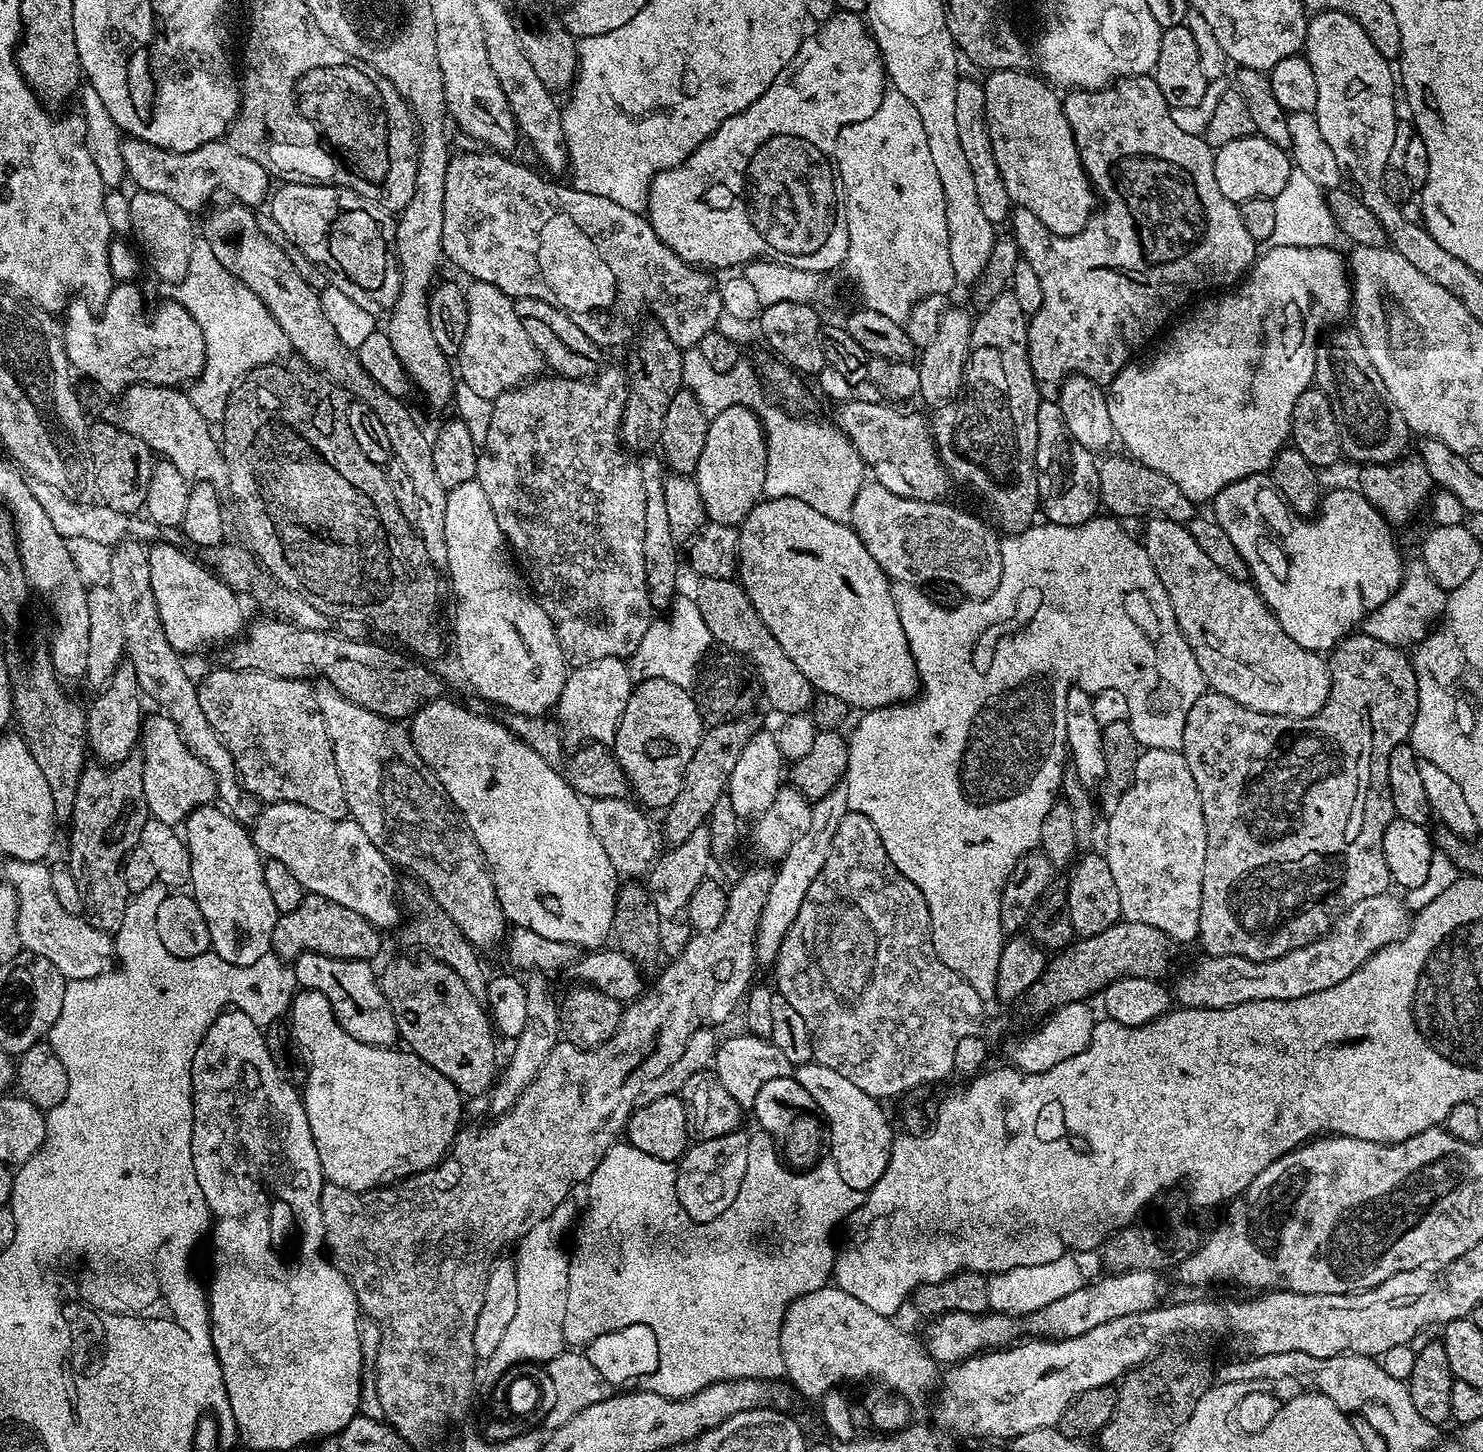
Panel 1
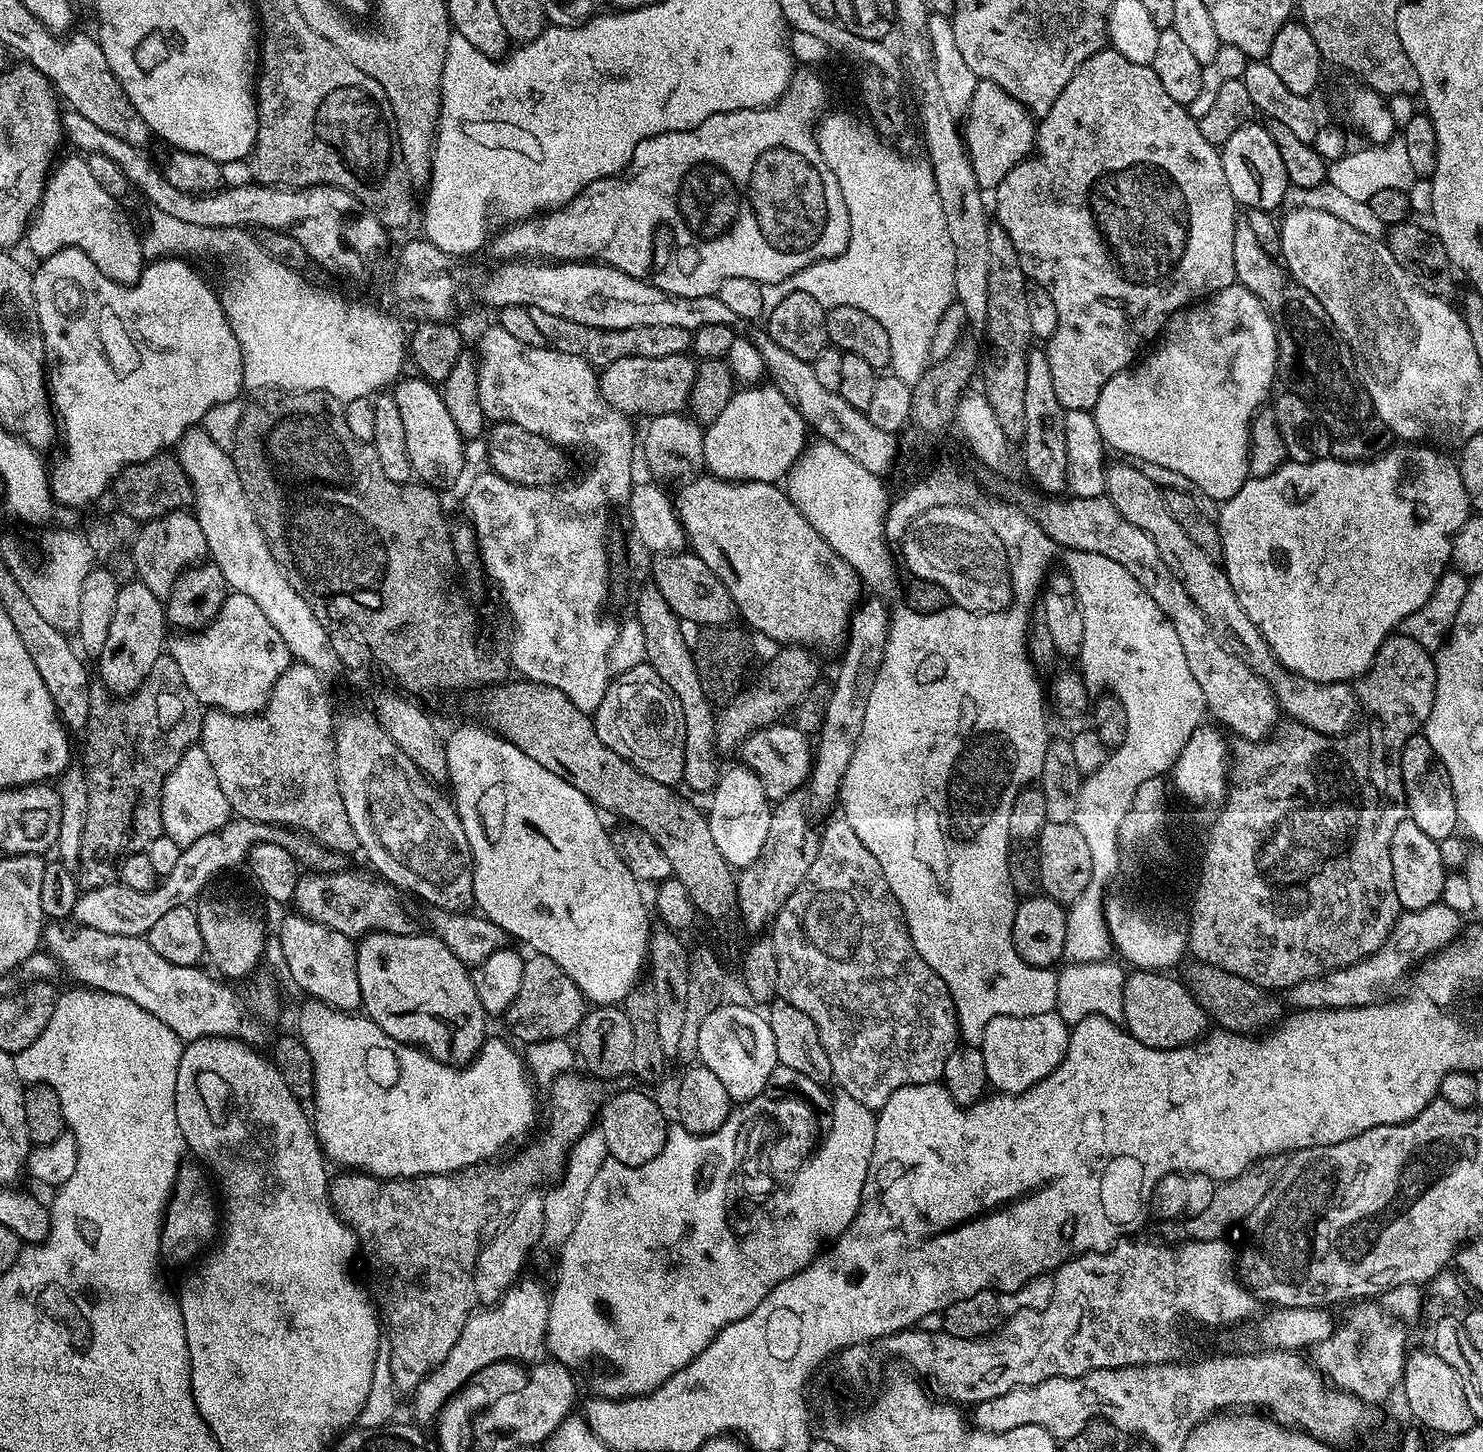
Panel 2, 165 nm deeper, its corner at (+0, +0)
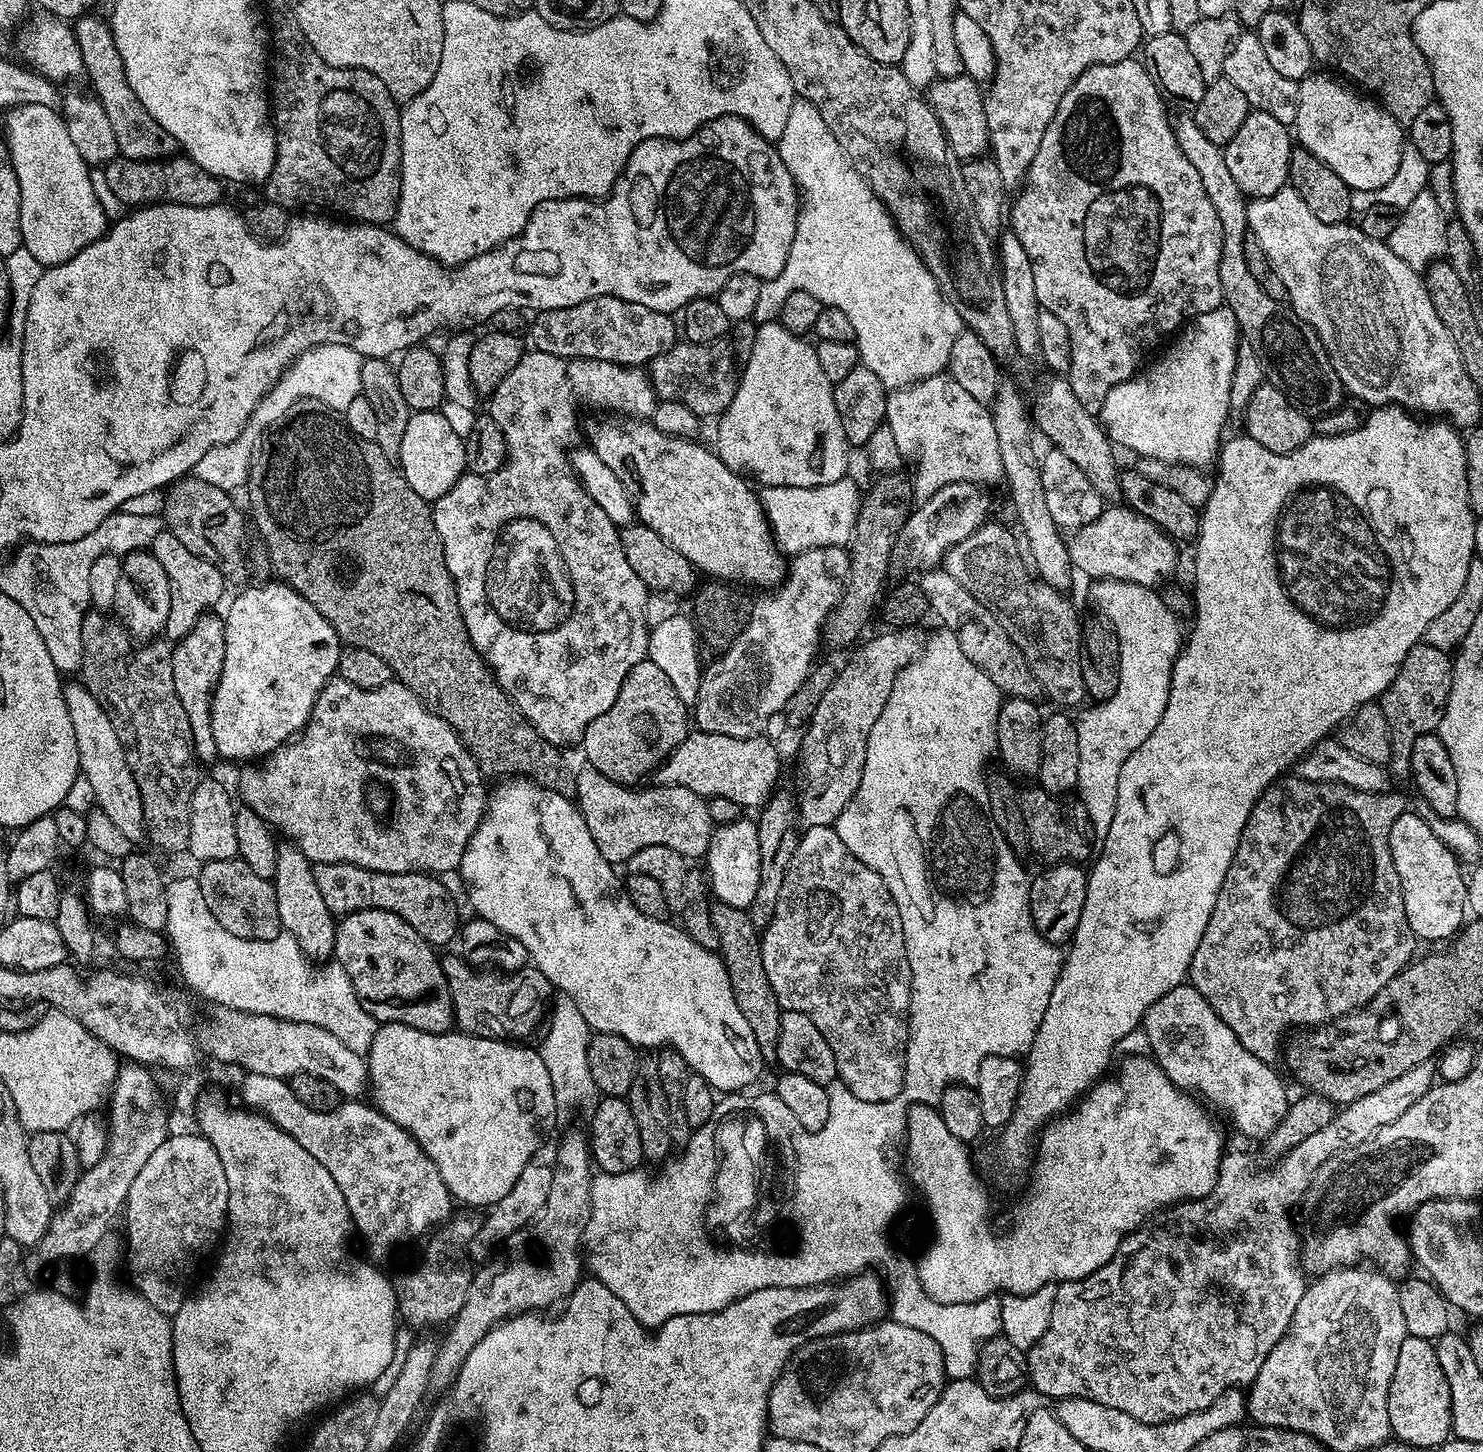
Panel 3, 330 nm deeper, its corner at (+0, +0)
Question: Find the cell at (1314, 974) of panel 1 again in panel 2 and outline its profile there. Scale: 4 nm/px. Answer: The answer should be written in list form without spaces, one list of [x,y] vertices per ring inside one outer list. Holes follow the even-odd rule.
[[[1444,903],[1426,906],[1422,910],[1405,911],[1392,927],[1388,941],[1366,960],[1359,960],[1345,968],[1336,968],[1317,976],[1314,980],[1303,980],[1287,989],[1287,1003],[1296,1010],[1306,1008],[1361,1008],[1367,1004],[1381,1003],[1404,972],[1411,973],[1421,962],[1433,957],[1448,947],[1461,935],[1462,916]]]

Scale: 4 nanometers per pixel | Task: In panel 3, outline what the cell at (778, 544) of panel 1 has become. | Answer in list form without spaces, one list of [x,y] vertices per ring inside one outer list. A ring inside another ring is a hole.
[[[631,418],[612,419],[616,420],[590,421],[587,443],[596,451],[598,458],[602,458],[602,462],[610,466],[618,478],[622,478],[639,523],[647,524],[667,544],[678,549],[705,577],[725,582],[744,579],[745,585],[764,588],[760,590],[771,589],[784,579],[786,568],[783,563],[780,565],[781,553],[771,546],[767,521],[762,515],[761,497],[748,489],[750,484],[745,477],[739,472],[731,472],[711,447],[703,448],[696,440],[667,436],[651,422],[637,422]]]

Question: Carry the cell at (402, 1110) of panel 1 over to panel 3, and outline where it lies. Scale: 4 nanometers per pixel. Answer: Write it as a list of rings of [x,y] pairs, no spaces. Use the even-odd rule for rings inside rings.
[[[380,1024],[374,1034],[372,1047],[366,1053],[368,1078],[370,1081],[371,1103],[386,1118],[390,1118],[398,1126],[405,1128],[409,1134],[424,1147],[424,1153],[438,1166],[438,1174],[442,1174],[442,1182],[447,1186],[448,1193],[457,1201],[469,1204],[472,1208],[487,1210],[497,1204],[518,1182],[518,1174],[533,1163],[536,1151],[540,1148],[540,1135],[558,1119],[554,1102],[554,1086],[550,1082],[550,1073],[546,1071],[546,1062],[542,1062],[539,1051],[535,1047],[523,1048],[523,1043],[509,1042],[504,1038],[493,1038],[488,1034],[469,1034],[459,1030],[446,1032],[423,1032],[405,1024]]]

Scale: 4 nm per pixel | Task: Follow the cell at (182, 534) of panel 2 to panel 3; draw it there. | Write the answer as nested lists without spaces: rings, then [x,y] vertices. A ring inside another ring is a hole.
[[[167,530],[160,532],[158,538],[154,538],[150,551],[154,554],[154,558],[158,558],[158,562],[162,562],[162,570],[166,570],[166,578],[170,582],[172,620],[166,618],[163,635],[167,636],[172,632],[168,640],[175,642],[182,639],[200,621],[201,616],[215,609],[212,607],[224,596],[226,577],[214,564],[190,554],[190,550],[186,550],[186,546],[182,546],[182,542],[178,542],[178,538],[174,538],[174,534]]]

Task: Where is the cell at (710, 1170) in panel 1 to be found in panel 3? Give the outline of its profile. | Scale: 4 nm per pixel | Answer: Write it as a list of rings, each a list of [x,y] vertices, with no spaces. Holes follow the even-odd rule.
[[[508,778],[503,781],[505,784],[500,784],[496,789],[491,789],[490,795],[486,800],[486,807],[484,809],[484,815],[480,817],[480,824],[474,830],[474,834],[470,838],[468,847],[464,849],[462,858],[460,859],[460,867],[458,869],[458,876],[461,876],[464,879],[464,884],[468,887],[468,900],[472,903],[472,908],[479,919],[485,920],[486,922],[494,922],[494,926],[498,926],[498,930],[502,930],[506,934],[510,934],[514,938],[518,938],[518,942],[522,942],[522,946],[526,946],[528,951],[528,959],[535,966],[535,968],[542,974],[546,974],[546,978],[551,982],[553,989],[557,993],[569,996],[574,998],[574,1002],[578,1006],[578,1010],[582,1010],[582,1018],[586,1018],[589,1029],[593,1033],[605,1032],[606,1034],[616,1034],[622,1038],[626,1038],[626,1042],[630,1042],[633,1048],[637,1050],[643,1050],[643,1048],[656,1048],[655,1050],[663,1049],[667,1046],[669,1049],[677,1051],[678,1054],[685,1059],[688,1063],[689,1069],[693,1073],[700,1075],[706,1080],[709,1086],[720,1094],[736,1094],[741,1090],[744,1090],[744,1087],[747,1084],[752,1084],[760,1076],[760,1071],[764,1068],[764,1060],[766,1060],[765,1053],[760,1050],[760,1043],[754,1038],[754,1030],[750,1030],[750,1026],[746,1022],[746,1017],[743,1016],[742,1010],[738,1010],[738,1002],[734,998],[734,990],[732,989],[732,983],[730,982],[730,974],[726,966],[724,965],[724,960],[720,957],[719,951],[712,951],[710,949],[704,949],[702,946],[698,945],[687,935],[683,927],[677,926],[676,928],[672,924],[667,924],[667,919],[657,918],[654,916],[647,916],[642,914],[634,906],[634,902],[630,902],[628,897],[625,885],[622,883],[622,880],[619,880],[616,877],[617,869],[612,863],[606,860],[602,856],[601,851],[598,850],[597,846],[594,844],[594,840],[590,836],[590,830],[587,829],[586,822],[583,820],[583,814],[580,812],[579,808],[569,797],[563,796],[560,792],[555,792],[549,788],[544,788],[540,784],[535,783],[527,778]]]

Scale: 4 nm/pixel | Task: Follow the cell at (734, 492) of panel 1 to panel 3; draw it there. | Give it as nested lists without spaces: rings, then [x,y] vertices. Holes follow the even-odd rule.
[[[769,322],[759,325],[757,330],[757,338],[754,340],[754,348],[750,353],[749,361],[742,365],[742,371],[738,376],[736,393],[730,402],[730,406],[724,411],[724,415],[719,417],[716,428],[716,444],[714,443],[714,451],[720,457],[720,461],[727,466],[731,472],[739,472],[741,476],[749,481],[757,480],[760,486],[767,487],[818,487],[826,486],[827,483],[838,482],[839,479],[847,477],[848,470],[848,451],[850,445],[846,434],[840,428],[840,419],[838,418],[838,410],[834,406],[834,398],[832,397],[832,389],[834,385],[826,378],[826,374],[822,372],[822,365],[818,362],[818,354],[815,347],[803,336],[795,336],[790,330],[786,330],[778,322]]]

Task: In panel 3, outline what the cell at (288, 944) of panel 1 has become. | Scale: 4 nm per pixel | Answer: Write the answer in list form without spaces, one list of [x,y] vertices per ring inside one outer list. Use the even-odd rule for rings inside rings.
[[[318,864],[312,869],[314,882],[328,911],[343,918],[349,912],[367,908],[398,914],[402,922],[414,926],[427,944],[441,946],[458,936],[462,919],[456,913],[456,900],[448,893],[443,879],[423,872],[375,872],[353,864]]]

